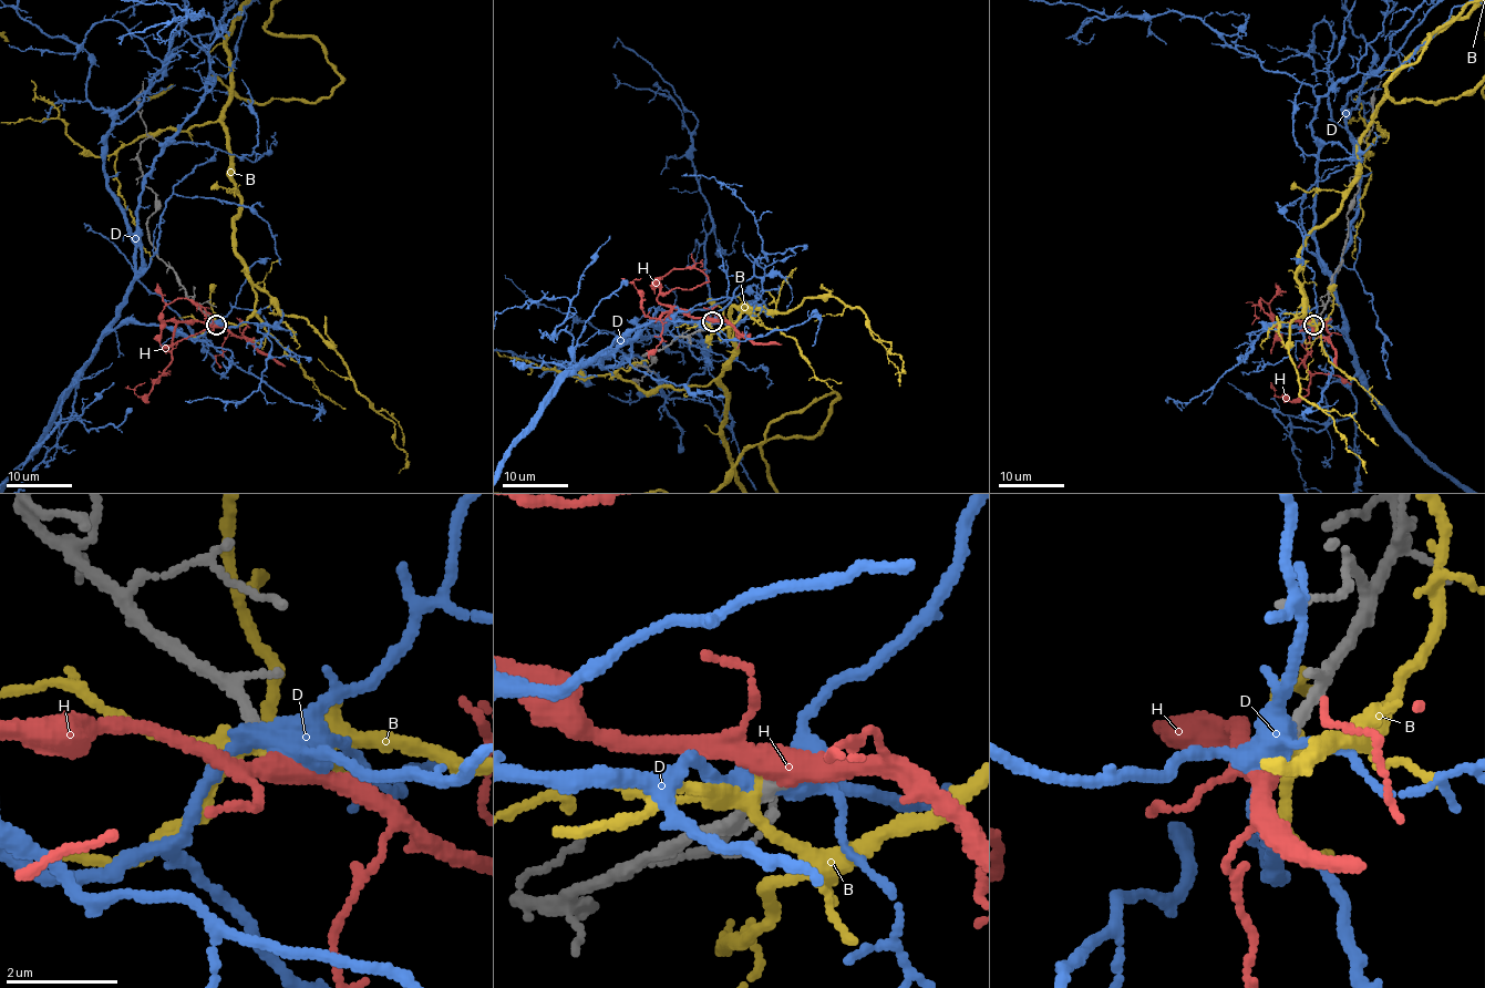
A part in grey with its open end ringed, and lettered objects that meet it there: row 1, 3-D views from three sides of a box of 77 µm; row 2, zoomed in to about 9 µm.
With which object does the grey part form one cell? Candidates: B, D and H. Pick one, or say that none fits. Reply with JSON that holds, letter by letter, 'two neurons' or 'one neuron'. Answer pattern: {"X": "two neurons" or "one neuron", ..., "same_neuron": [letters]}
{"B": "two neurons", "D": "two neurons", "H": "one neuron", "same_neuron": ["H"]}

